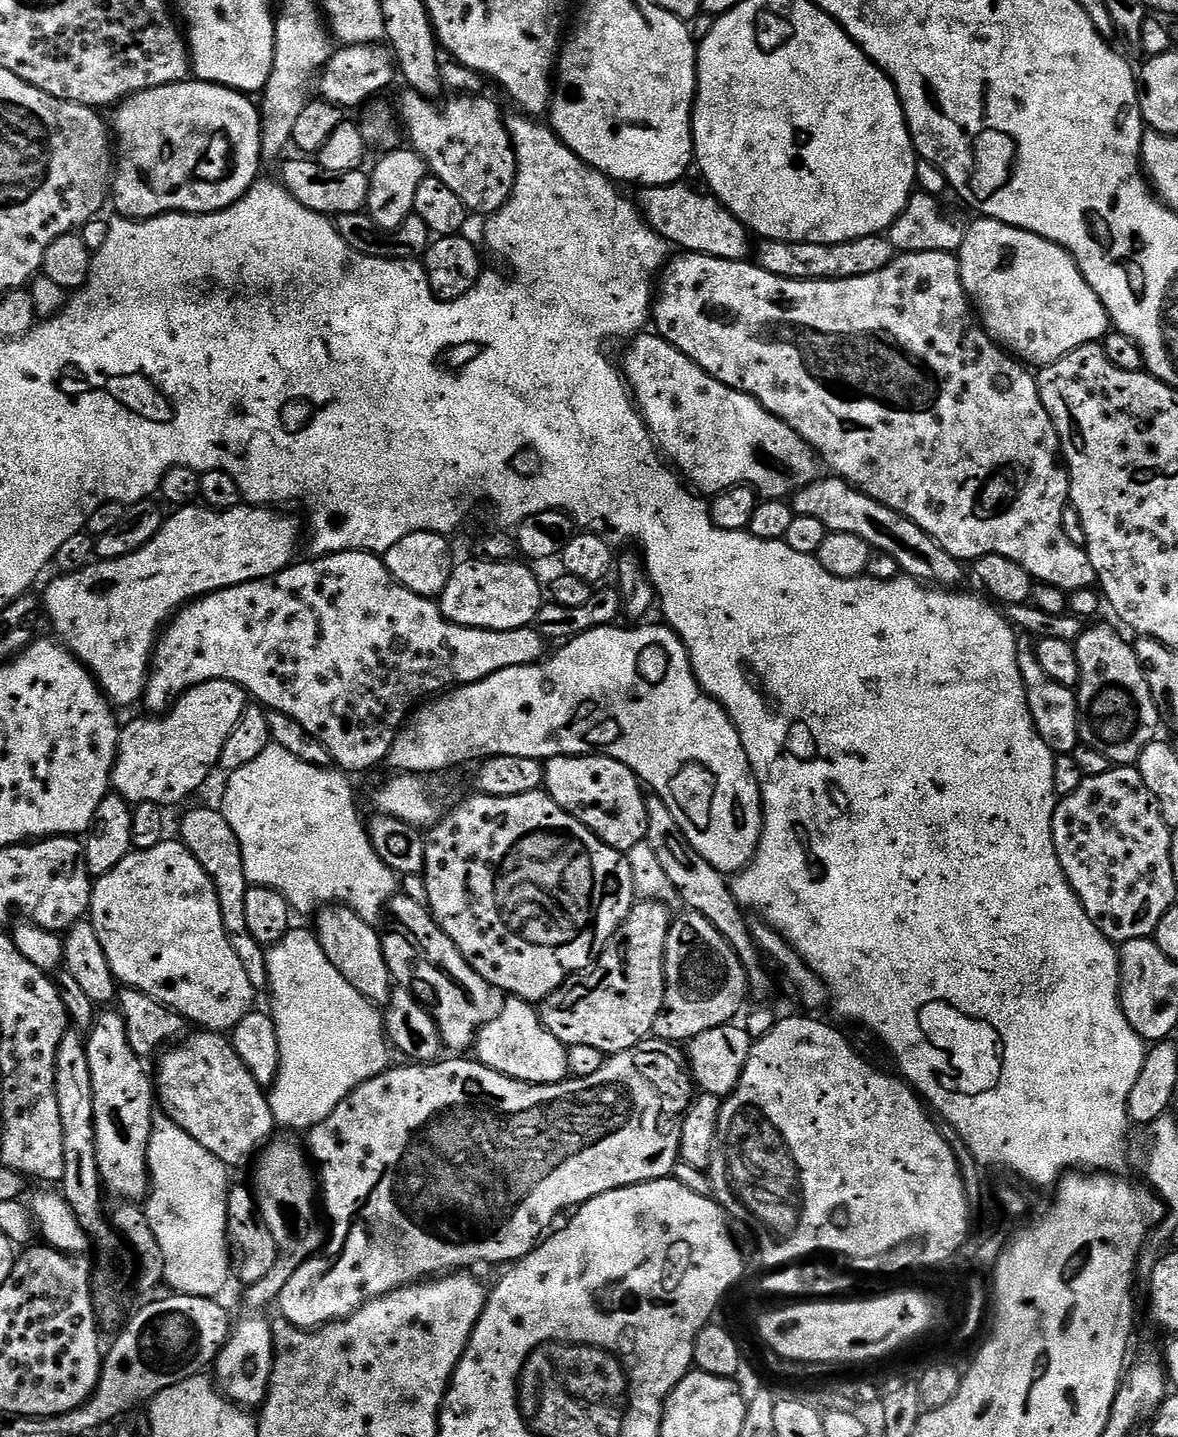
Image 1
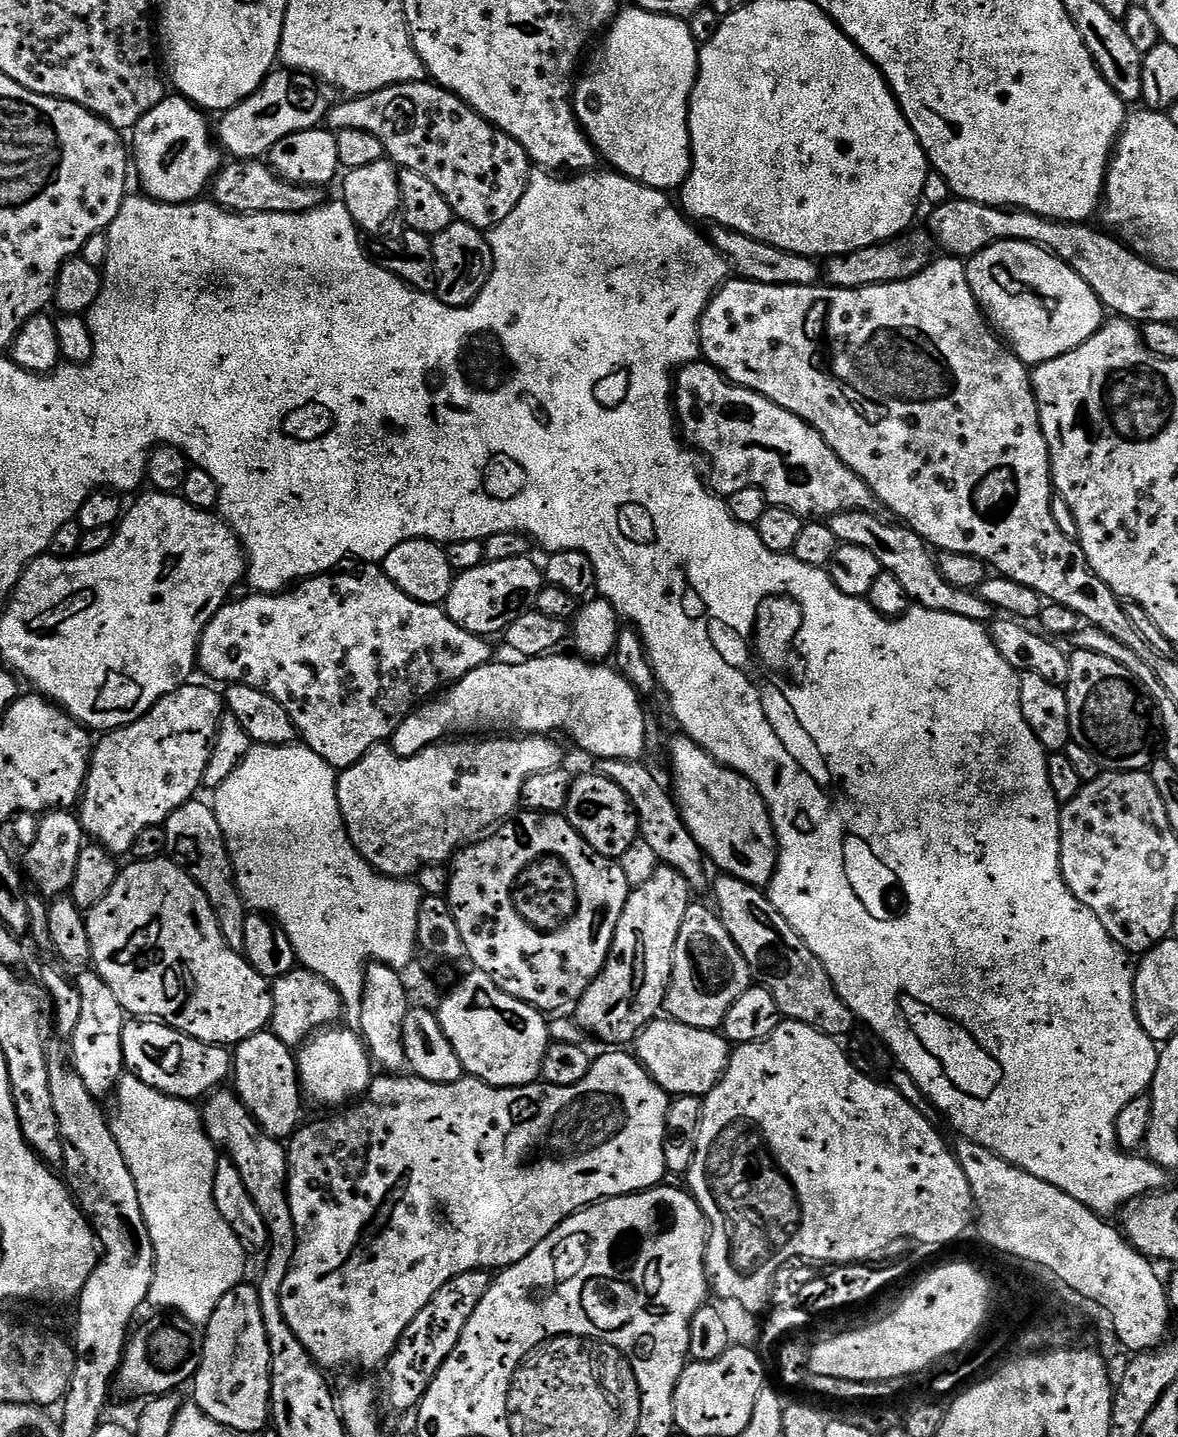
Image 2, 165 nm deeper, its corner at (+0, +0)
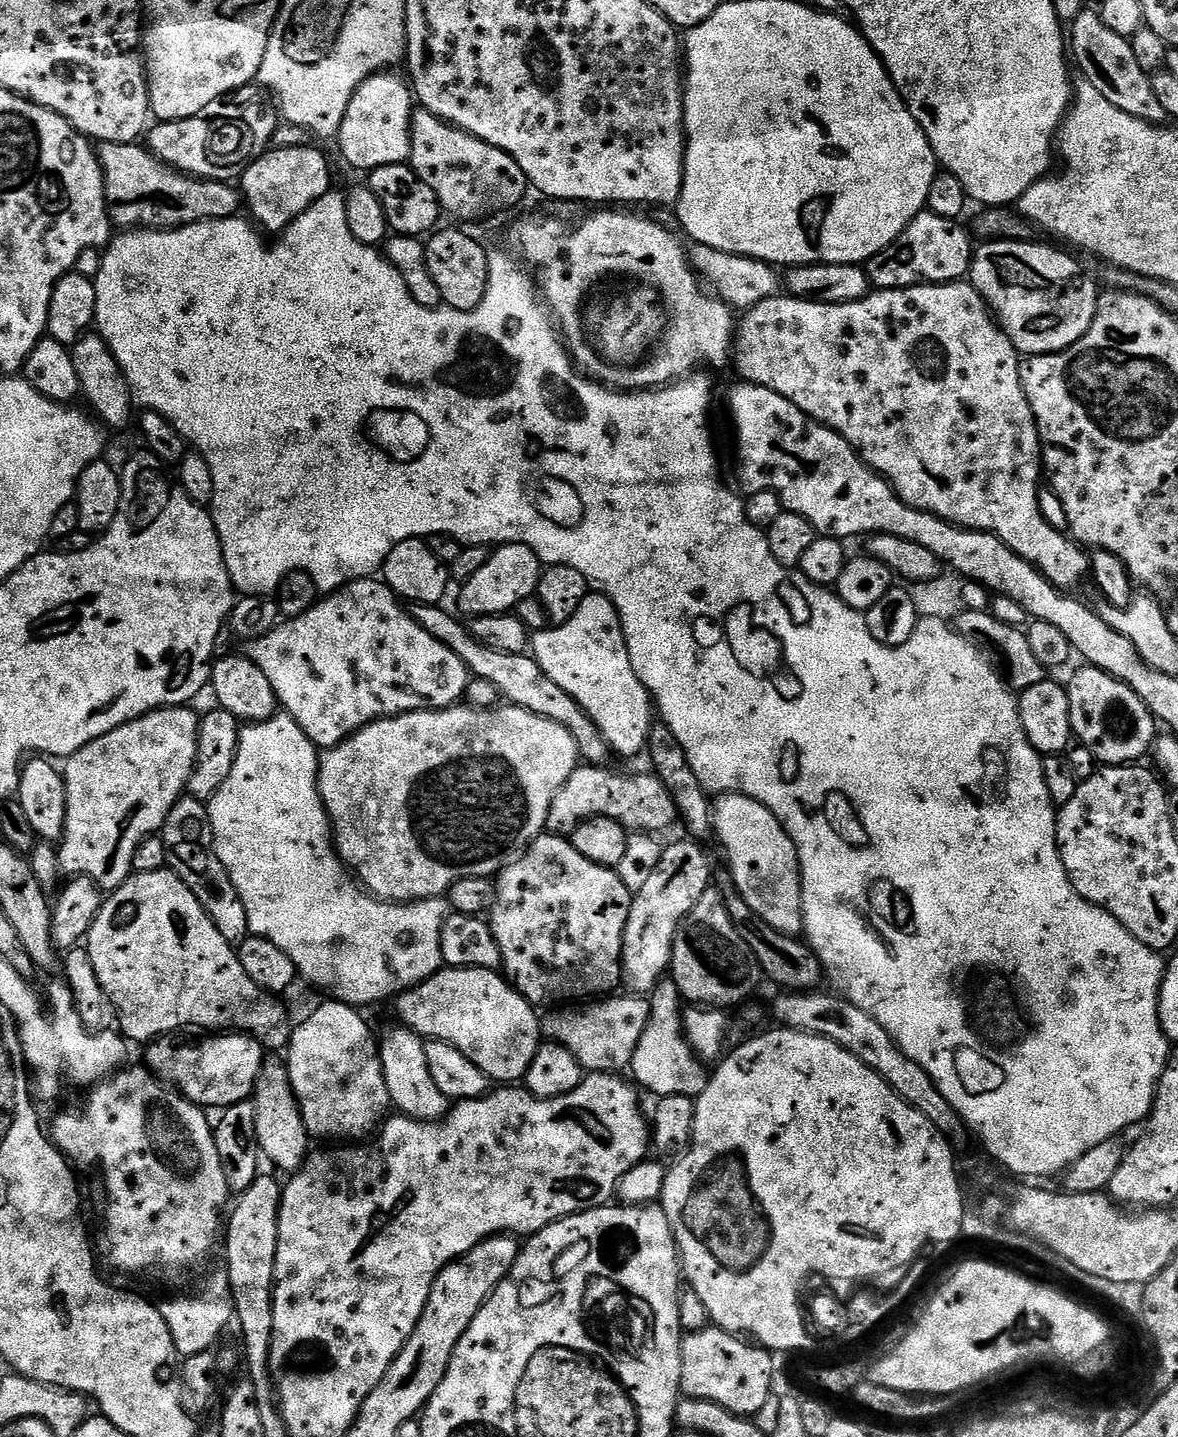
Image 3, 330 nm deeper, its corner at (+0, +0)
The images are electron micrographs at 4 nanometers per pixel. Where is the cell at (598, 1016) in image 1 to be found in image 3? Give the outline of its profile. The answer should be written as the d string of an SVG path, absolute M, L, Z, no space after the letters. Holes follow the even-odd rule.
M683 838L677 844L668 844L646 886L632 898L630 918L624 931L622 950L622 980L632 994L651 994L665 979L672 966L672 947L680 923L694 910L698 898L713 883L712 860L703 843Z

